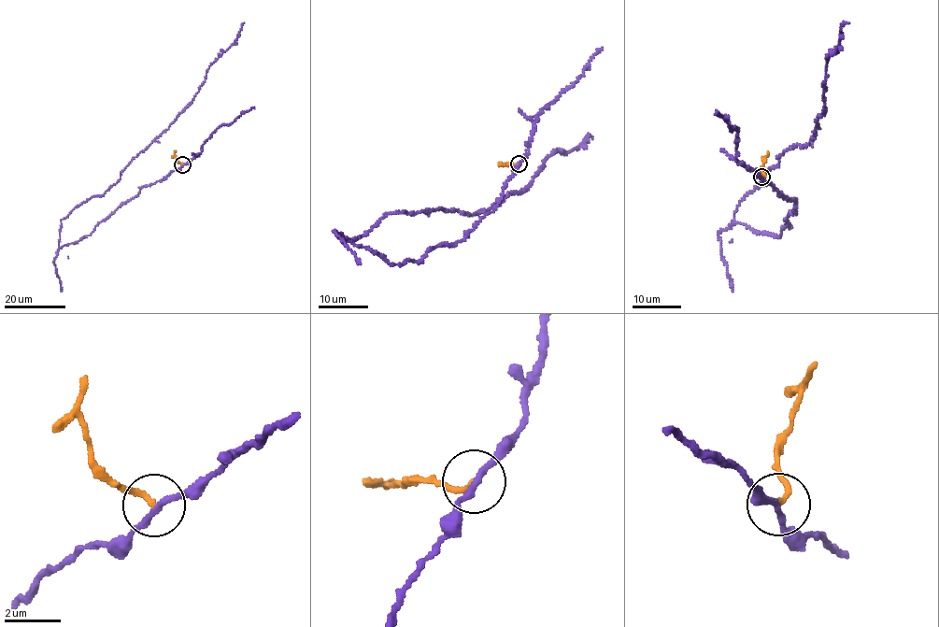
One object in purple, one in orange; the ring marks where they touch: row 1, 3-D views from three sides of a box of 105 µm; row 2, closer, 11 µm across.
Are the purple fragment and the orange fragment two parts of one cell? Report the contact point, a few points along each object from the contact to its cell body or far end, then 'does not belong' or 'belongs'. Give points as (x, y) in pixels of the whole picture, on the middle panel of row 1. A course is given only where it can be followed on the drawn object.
at (519, 163); purple runs (519, 164), (462, 240), (419, 261), (390, 263), (340, 234), (402, 211), (486, 210), (591, 138); orange runs (519, 164), (504, 164); does not belong

